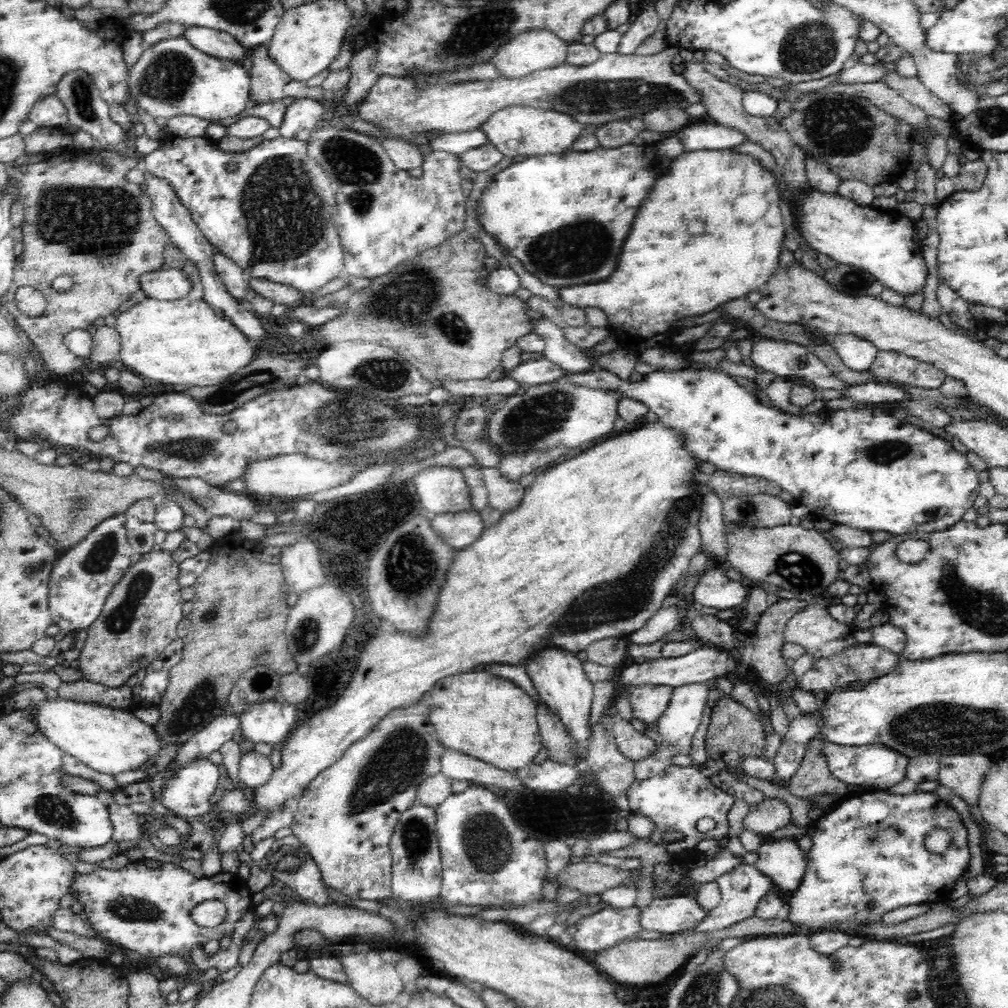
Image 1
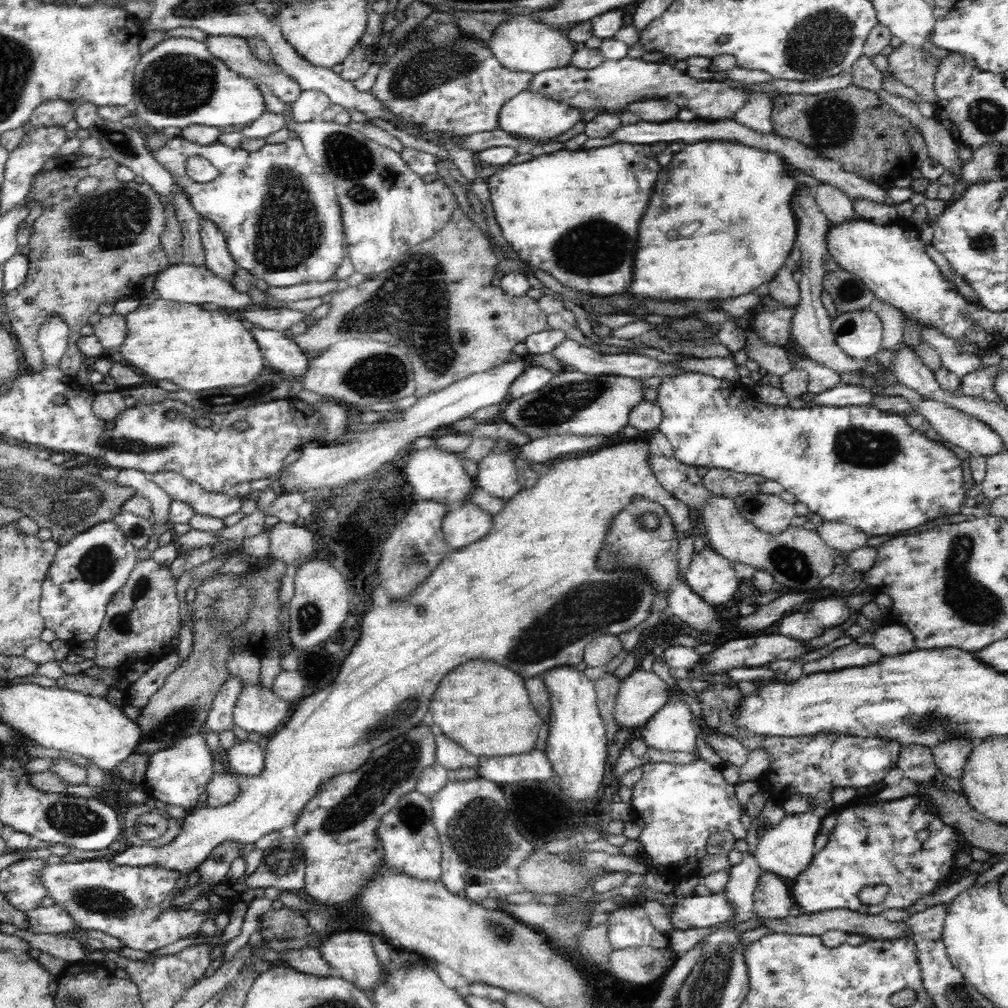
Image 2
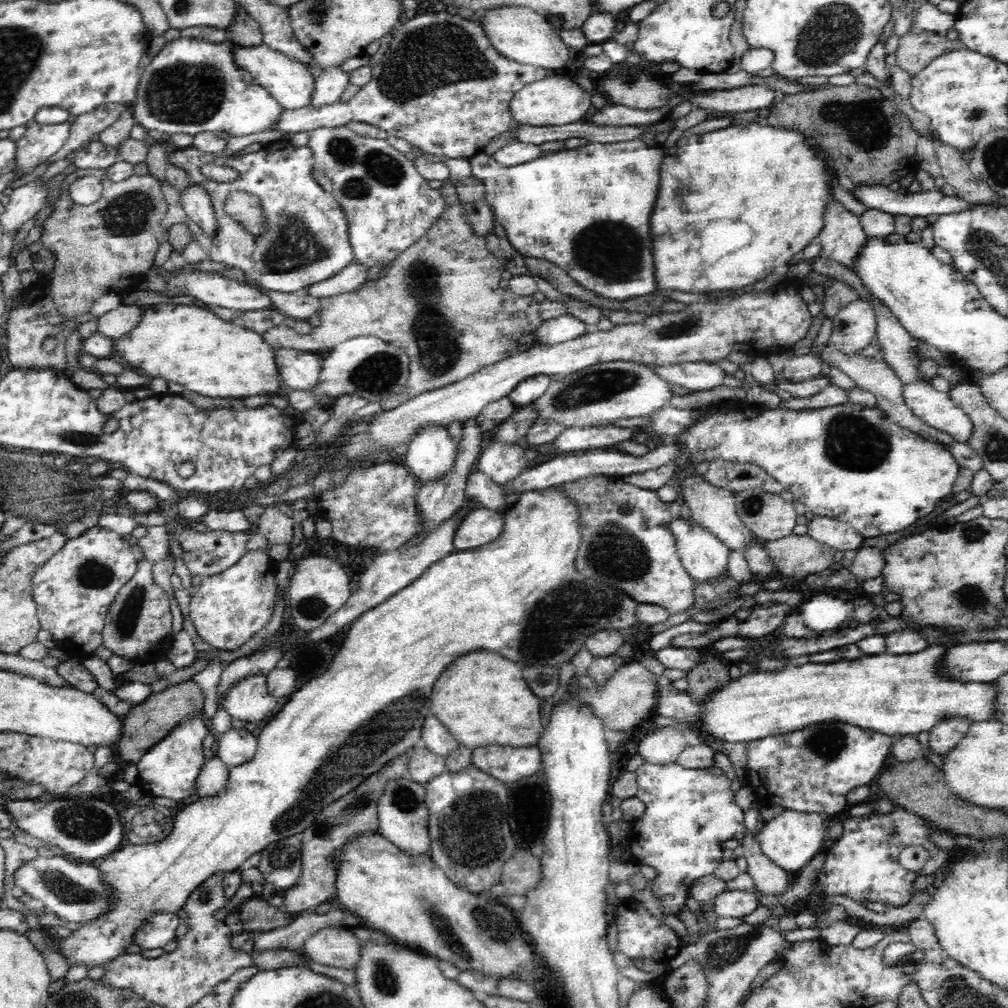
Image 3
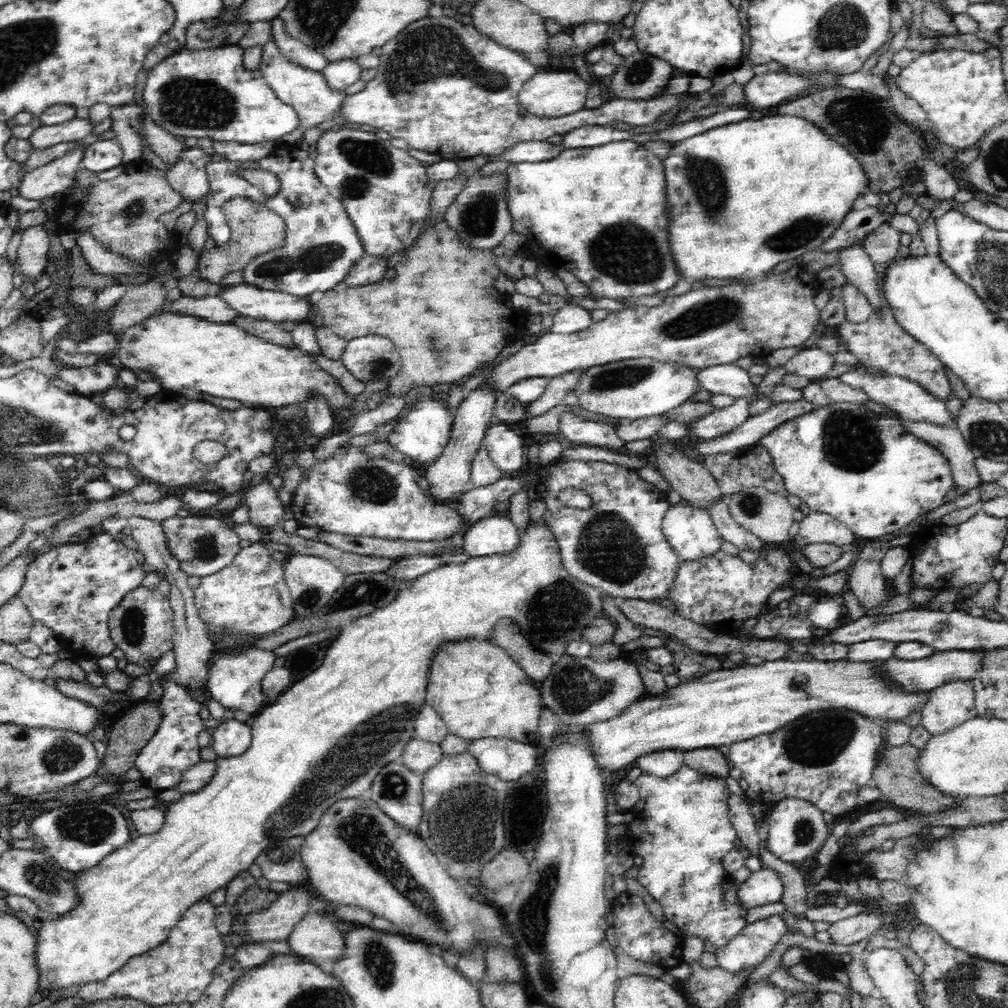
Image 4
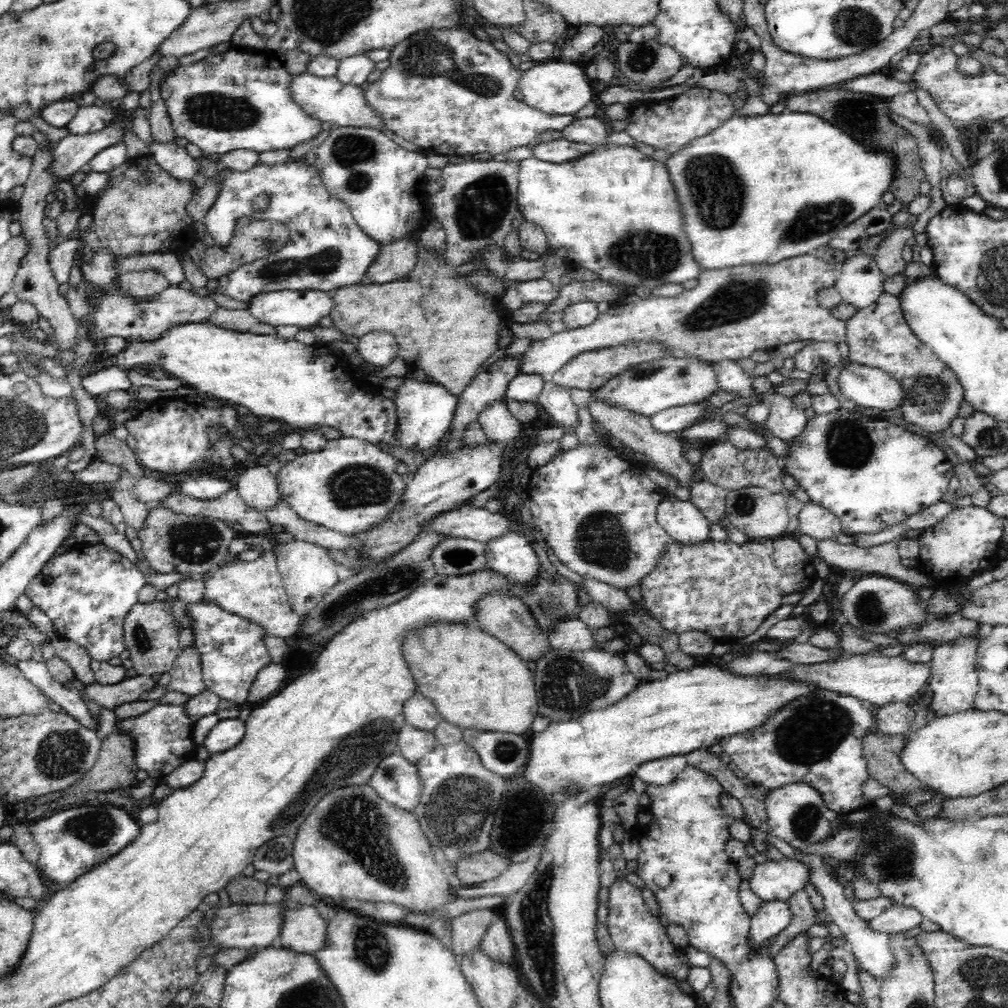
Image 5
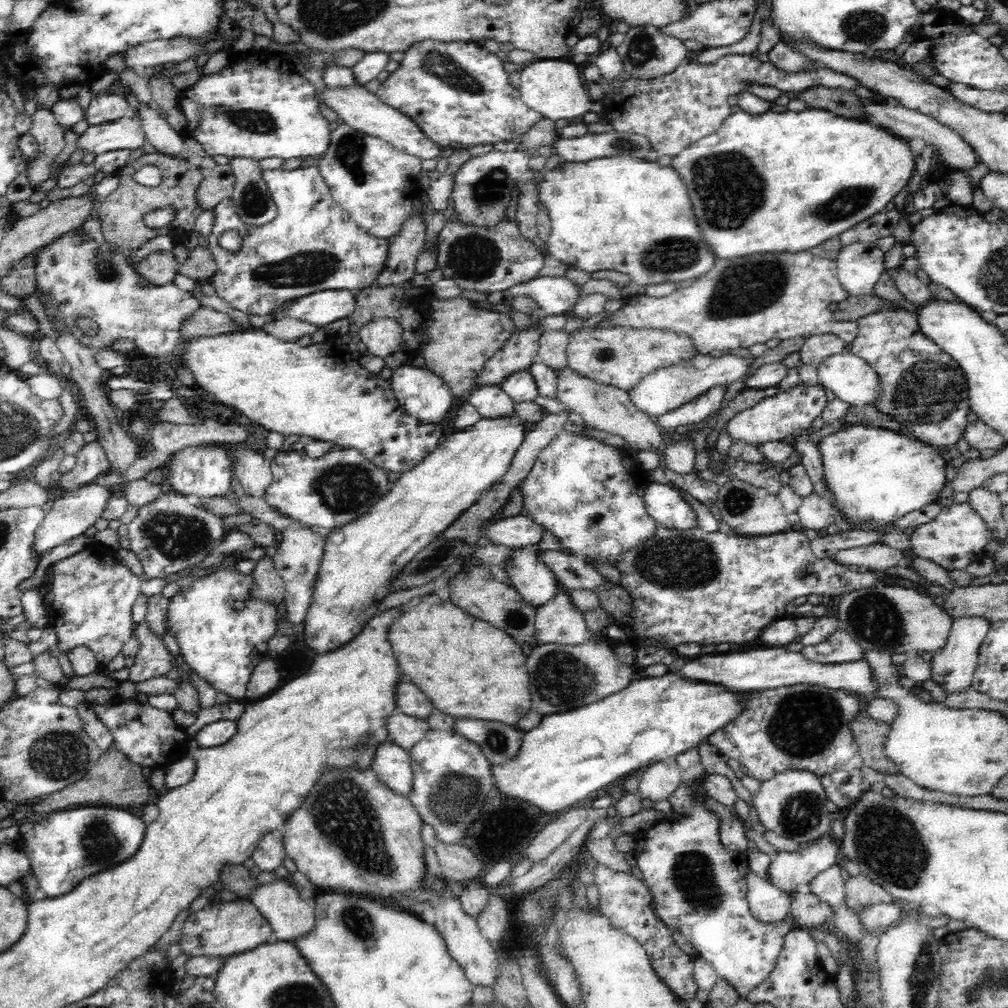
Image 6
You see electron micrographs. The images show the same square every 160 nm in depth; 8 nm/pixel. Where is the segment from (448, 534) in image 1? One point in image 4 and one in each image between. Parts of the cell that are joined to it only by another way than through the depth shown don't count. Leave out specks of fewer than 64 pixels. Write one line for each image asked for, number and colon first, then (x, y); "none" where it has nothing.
2: (467, 523)
3: (480, 526)
4: (494, 535)

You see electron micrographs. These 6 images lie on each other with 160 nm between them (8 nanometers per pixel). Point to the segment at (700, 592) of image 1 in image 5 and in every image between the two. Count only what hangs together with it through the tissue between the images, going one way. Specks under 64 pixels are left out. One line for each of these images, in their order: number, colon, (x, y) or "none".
2: (711, 576)
3: (704, 556)
4: (690, 531)
5: (683, 521)

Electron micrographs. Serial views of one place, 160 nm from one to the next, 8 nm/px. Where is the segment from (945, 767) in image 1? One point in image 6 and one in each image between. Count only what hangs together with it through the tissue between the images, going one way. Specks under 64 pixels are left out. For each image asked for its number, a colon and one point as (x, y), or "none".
2: (950, 756)
3: (947, 733)
4: (948, 705)
5: (953, 681)
6: (952, 667)

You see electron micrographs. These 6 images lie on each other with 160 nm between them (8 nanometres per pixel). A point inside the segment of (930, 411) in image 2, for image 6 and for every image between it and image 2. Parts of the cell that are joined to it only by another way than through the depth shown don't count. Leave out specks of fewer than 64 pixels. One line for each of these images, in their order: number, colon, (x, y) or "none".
3: (936, 409)
4: (911, 401)
5: (871, 387)
6: (852, 380)

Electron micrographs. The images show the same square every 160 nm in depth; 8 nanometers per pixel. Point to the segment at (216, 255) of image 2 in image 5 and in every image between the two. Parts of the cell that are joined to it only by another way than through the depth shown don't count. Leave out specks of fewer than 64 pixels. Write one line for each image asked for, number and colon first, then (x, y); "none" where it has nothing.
3: (194, 199)
4: (189, 177)
5: (173, 157)

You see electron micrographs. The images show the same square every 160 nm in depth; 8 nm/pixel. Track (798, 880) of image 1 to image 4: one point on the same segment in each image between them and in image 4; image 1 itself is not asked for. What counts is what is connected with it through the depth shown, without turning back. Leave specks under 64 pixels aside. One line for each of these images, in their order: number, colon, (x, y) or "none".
2: (787, 849)
3: (792, 839)
4: (797, 832)

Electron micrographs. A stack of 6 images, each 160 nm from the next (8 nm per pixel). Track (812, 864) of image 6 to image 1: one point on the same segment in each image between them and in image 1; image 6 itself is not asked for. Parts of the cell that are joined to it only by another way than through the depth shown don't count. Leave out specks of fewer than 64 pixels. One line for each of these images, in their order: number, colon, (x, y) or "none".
1: (669, 915)
2: (695, 911)
3: (730, 904)
4: (764, 887)
5: (773, 880)

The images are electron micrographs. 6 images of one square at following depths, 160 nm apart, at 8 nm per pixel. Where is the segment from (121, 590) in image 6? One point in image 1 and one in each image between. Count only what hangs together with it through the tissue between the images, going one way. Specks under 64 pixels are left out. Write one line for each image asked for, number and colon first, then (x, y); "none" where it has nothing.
1: (82, 578)
2: (87, 571)
3: (72, 592)
4: (72, 588)
5: (90, 591)

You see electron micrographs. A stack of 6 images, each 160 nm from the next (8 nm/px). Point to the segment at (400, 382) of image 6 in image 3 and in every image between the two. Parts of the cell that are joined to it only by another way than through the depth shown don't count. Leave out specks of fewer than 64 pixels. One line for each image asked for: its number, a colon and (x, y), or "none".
3: (431, 451)
4: (421, 436)
5: (425, 411)

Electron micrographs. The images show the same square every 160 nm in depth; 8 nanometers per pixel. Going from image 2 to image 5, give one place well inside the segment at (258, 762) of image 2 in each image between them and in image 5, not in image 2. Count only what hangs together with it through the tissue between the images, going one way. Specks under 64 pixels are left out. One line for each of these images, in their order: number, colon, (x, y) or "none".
3: (235, 747)
4: (231, 738)
5: (226, 733)

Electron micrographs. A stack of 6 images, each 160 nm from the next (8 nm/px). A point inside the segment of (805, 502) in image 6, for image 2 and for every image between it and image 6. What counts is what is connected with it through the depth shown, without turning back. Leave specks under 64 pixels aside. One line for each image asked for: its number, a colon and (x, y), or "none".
2: (840, 536)
3: (832, 532)
4: (815, 527)
5: (814, 520)

